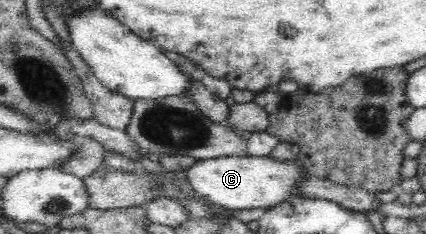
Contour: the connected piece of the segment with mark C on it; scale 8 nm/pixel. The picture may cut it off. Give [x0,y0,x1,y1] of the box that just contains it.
[184,156,307,211]

